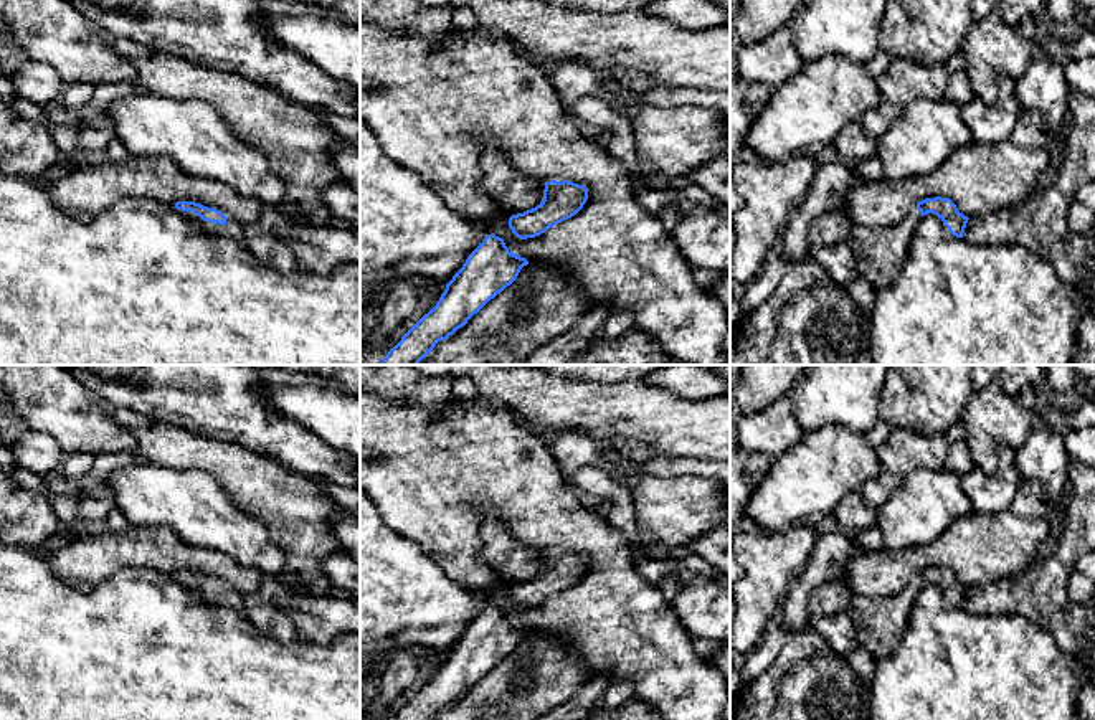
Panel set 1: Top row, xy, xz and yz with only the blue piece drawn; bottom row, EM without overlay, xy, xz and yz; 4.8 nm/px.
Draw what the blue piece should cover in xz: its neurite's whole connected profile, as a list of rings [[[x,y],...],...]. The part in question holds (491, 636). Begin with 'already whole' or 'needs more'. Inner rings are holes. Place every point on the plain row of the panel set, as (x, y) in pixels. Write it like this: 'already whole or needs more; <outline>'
already whole; [[[487,604],[446,654],[436,675],[391,720],[433,720],[510,656],[527,634],[502,608]]]

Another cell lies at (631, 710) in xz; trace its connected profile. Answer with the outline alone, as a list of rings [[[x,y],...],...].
[[[629,700],[618,708],[593,708],[586,720],[664,720],[651,705],[639,700]]]

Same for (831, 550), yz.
[[[844,532],[818,535],[806,566],[791,581],[785,596],[781,626],[788,637],[804,629],[811,593],[841,575],[844,561],[854,552],[854,545],[856,542]]]

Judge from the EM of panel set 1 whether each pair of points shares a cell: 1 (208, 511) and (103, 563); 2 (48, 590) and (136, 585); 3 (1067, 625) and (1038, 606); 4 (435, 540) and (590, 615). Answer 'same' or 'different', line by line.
1: different
2: same
3: same
4: same

